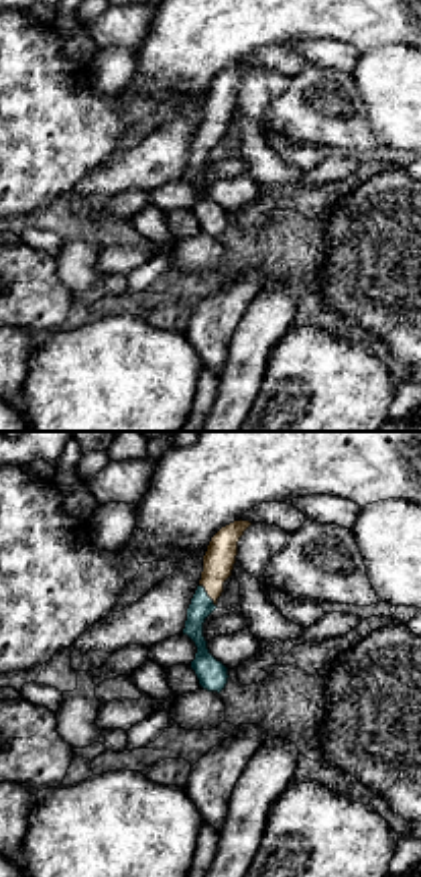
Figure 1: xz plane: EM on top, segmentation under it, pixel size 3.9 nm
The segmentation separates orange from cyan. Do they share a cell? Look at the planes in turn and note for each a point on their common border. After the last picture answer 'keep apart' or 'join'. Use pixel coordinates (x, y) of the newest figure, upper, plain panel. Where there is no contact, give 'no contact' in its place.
contact (208, 139)

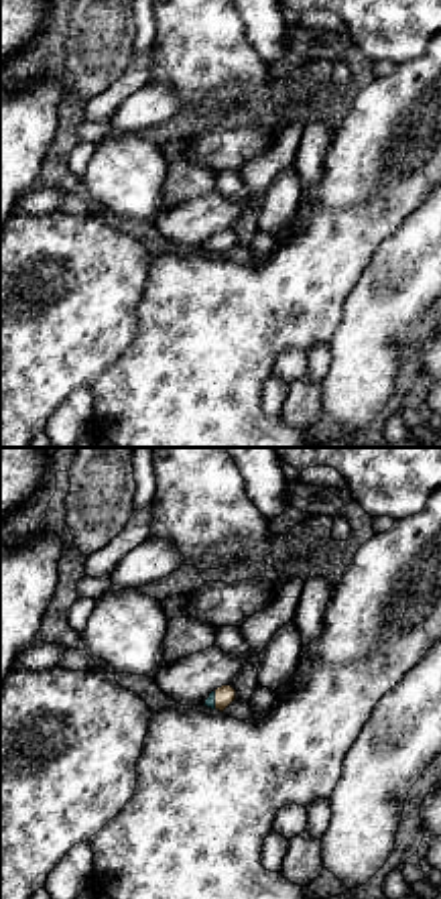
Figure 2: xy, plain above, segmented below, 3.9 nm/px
contact (216, 245)

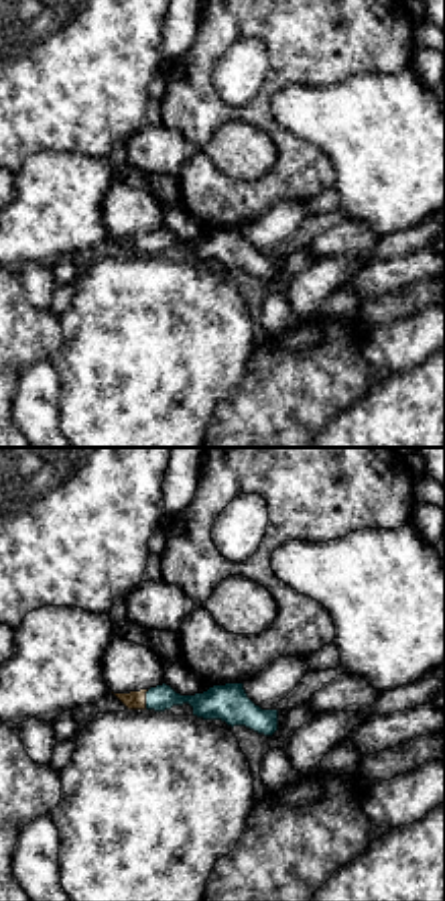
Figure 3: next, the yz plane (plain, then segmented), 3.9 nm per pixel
contact (145, 245)

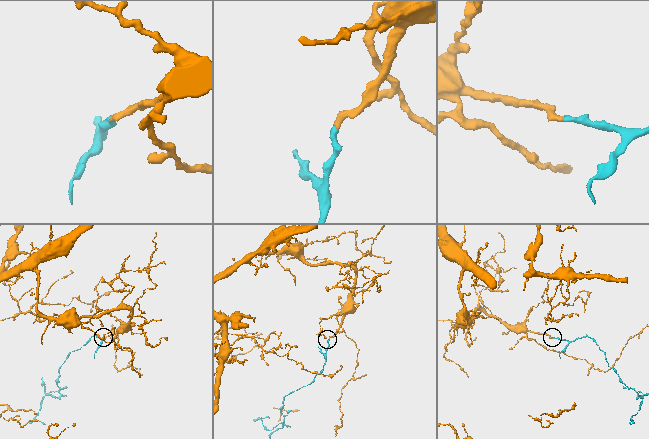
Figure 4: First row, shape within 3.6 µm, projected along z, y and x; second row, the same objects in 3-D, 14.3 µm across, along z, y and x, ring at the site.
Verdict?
keep apart

